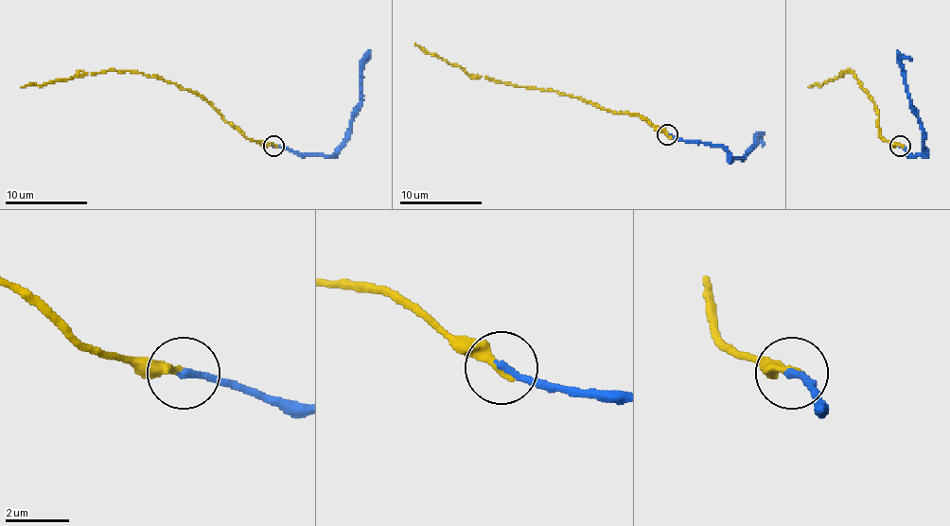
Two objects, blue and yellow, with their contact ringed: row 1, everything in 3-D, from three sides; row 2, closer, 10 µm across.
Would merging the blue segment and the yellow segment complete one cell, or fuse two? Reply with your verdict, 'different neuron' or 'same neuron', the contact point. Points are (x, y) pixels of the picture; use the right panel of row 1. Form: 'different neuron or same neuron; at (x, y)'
different neuron; at (900, 146)

